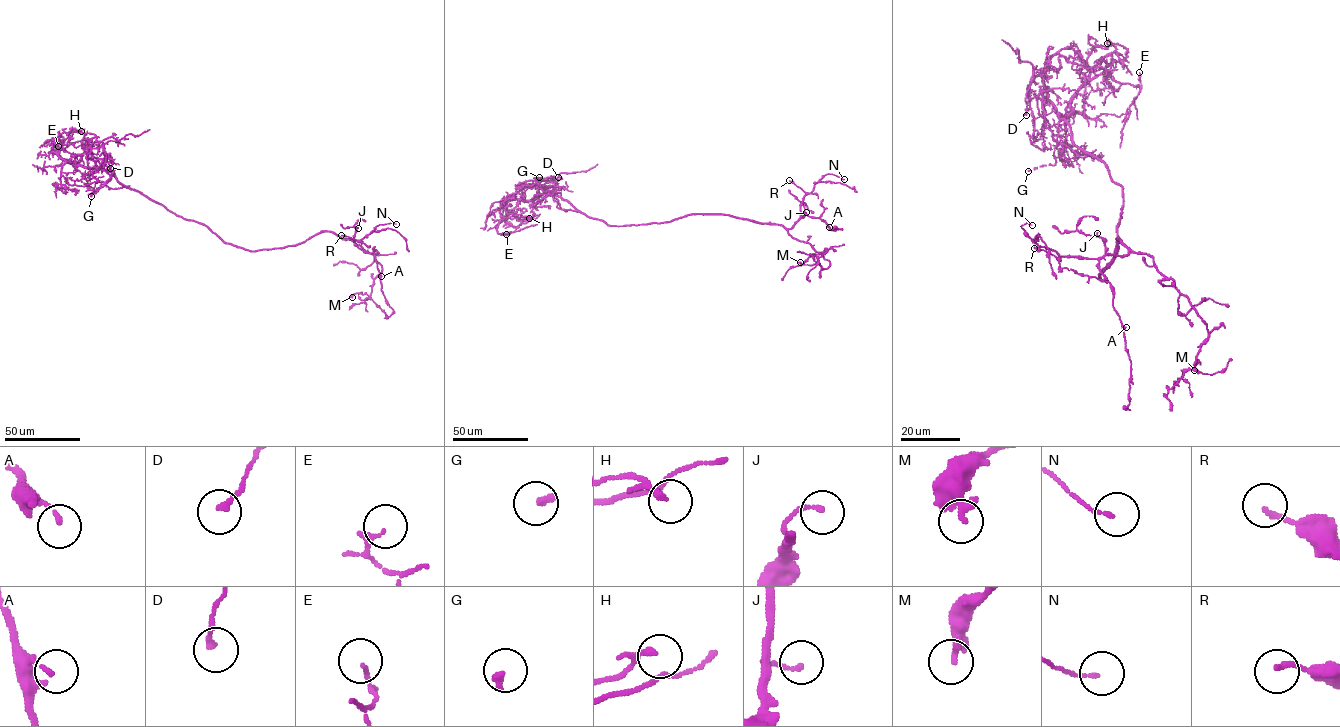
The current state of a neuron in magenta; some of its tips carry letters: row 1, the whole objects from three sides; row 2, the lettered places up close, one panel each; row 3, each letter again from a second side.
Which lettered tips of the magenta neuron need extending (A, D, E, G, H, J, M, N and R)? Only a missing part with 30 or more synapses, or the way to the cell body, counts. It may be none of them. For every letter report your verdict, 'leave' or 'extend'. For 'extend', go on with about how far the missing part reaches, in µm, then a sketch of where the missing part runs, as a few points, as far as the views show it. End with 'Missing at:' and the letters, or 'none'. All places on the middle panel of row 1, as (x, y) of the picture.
A: leave
D: leave
E: leave
G: extend; missing 25 µm; course (539, 177), (533, 172), (528, 159)
H: leave
J: leave
M: leave
N: leave
R: leave
Missing at: G

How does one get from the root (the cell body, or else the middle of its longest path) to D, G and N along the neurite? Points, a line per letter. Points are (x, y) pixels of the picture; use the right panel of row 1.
D: (1117, 237), (1123, 188), (1099, 158), (1071, 141), (1070, 127), (1040, 90), (1028, 101), (1026, 115)
G: (1117, 237), (1123, 188), (1099, 158), (1071, 141), (1064, 120), (1058, 127), (1055, 163), (1028, 171)
N: (1117, 237), (1115, 257), (1099, 278), (1120, 240), (1127, 255), (1061, 257), (1038, 245), (1021, 227), (1032, 225)

